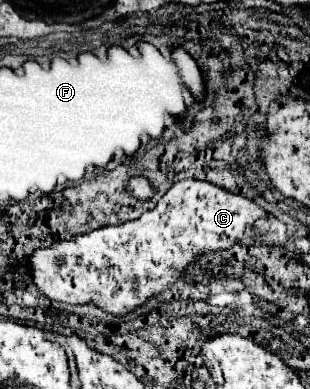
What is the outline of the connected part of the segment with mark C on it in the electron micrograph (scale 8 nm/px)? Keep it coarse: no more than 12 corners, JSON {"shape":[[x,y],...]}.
{"shape":[[215,183],[37,249],[61,303],[123,315],[205,251],[283,245],[285,223]]}

